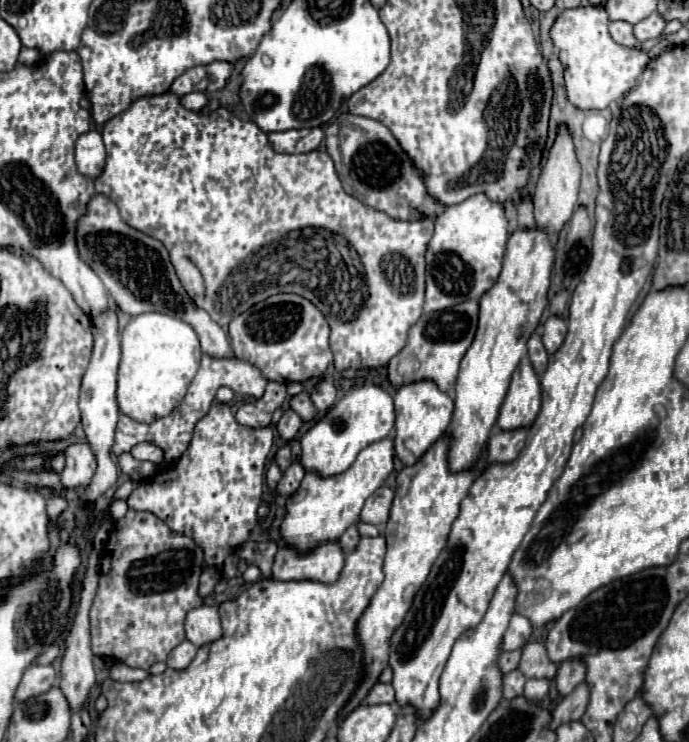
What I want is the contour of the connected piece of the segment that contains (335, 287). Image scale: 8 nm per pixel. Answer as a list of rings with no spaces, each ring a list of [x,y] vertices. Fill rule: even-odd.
[[[163,93],[157,97],[141,97],[137,99],[125,113],[113,117],[111,121],[107,121],[103,125],[103,141],[107,147],[107,169],[103,169],[103,173],[95,179],[95,191],[107,195],[117,207],[119,213],[123,217],[123,221],[127,225],[131,225],[137,231],[143,231],[155,239],[159,239],[165,247],[177,245],[185,257],[189,257],[191,261],[205,261],[205,265],[195,263],[195,267],[201,271],[203,281],[205,281],[205,299],[203,299],[203,309],[211,315],[213,321],[217,321],[221,327],[227,327],[229,321],[233,319],[233,307],[235,307],[235,315],[247,311],[251,305],[265,301],[271,295],[277,293],[297,293],[305,299],[309,299],[329,321],[331,327],[331,351],[335,357],[335,367],[337,371],[345,371],[345,369],[375,369],[375,367],[383,367],[389,363],[391,357],[395,357],[407,341],[407,333],[409,329],[415,325],[415,321],[421,317],[423,313],[423,297],[425,297],[425,249],[427,243],[433,235],[433,221],[431,219],[421,219],[421,221],[395,221],[389,215],[369,209],[363,203],[359,203],[357,199],[353,199],[351,195],[347,195],[341,187],[341,181],[335,173],[333,161],[327,153],[323,151],[311,151],[311,153],[303,153],[303,155],[285,155],[285,153],[275,153],[267,141],[267,135],[253,123],[253,121],[241,121],[237,119],[231,111],[219,107],[209,115],[203,113],[195,113],[185,109],[179,99],[173,93]],[[187,249],[195,249],[195,259],[191,257],[191,253],[187,253]],[[355,251],[359,255],[359,263],[361,263],[361,271],[363,277],[359,277],[359,271],[355,271]],[[395,253],[395,285],[391,279],[391,273],[387,273],[387,259],[391,259]],[[363,281],[367,283],[367,293],[361,291]]]

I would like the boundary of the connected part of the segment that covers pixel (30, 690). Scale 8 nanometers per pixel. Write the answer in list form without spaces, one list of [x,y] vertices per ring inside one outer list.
[[[31,665],[25,669],[17,691],[15,691],[15,703],[21,703],[29,697],[37,697],[37,693],[45,693],[55,681],[55,669],[51,665]]]

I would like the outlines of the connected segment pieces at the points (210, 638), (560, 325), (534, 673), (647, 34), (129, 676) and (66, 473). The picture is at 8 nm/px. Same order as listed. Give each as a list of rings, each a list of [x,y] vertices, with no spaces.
[[[201,605],[187,613],[185,635],[195,647],[213,643],[217,637],[221,637],[221,633],[223,633],[223,629],[221,629],[221,619],[219,619],[217,607]]]
[[[551,315],[551,317],[545,321],[543,345],[545,345],[545,349],[547,349],[549,355],[555,353],[555,351],[561,347],[563,339],[565,339],[565,333],[567,333],[567,323],[565,323],[565,319]]]
[[[531,641],[531,643],[523,645],[519,671],[527,679],[533,679],[533,677],[537,677],[537,679],[541,679],[541,677],[555,679],[555,675],[557,675],[557,667],[549,661],[549,657],[545,653],[545,645],[539,643],[539,641]]]
[[[653,13],[649,15],[647,19],[635,23],[635,37],[637,41],[647,41],[647,39],[657,39],[665,29],[665,19],[659,15],[659,13]]]
[[[115,663],[109,667],[109,677],[115,681],[143,681],[147,675],[147,671],[127,667],[125,663]]]
[[[73,443],[63,449],[65,455],[65,469],[61,471],[61,487],[85,487],[89,483],[89,477],[93,477],[95,461],[93,453],[87,443]]]

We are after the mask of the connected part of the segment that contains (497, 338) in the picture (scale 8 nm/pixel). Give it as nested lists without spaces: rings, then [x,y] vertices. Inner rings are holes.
[[[517,229],[513,235],[509,235],[507,241],[507,253],[503,259],[503,271],[499,273],[497,281],[489,291],[485,291],[479,299],[479,327],[475,333],[475,339],[471,347],[467,349],[465,357],[461,359],[461,369],[457,377],[457,393],[455,393],[455,413],[449,425],[449,433],[453,435],[453,445],[449,451],[449,467],[451,471],[463,471],[471,469],[479,463],[481,449],[485,447],[491,427],[497,421],[499,407],[505,399],[505,393],[509,389],[509,377],[513,375],[513,369],[519,365],[521,357],[527,355],[527,341],[535,333],[541,315],[547,307],[547,293],[551,283],[551,269],[555,263],[555,245],[549,233],[539,229]]]

